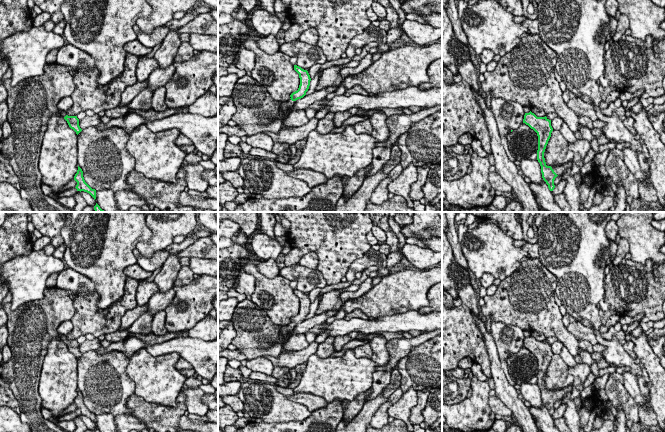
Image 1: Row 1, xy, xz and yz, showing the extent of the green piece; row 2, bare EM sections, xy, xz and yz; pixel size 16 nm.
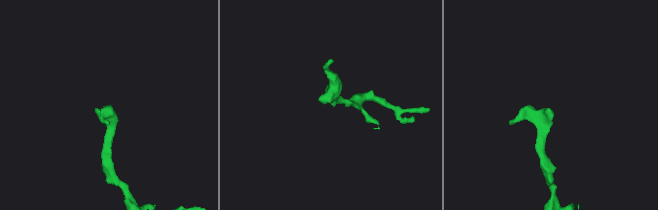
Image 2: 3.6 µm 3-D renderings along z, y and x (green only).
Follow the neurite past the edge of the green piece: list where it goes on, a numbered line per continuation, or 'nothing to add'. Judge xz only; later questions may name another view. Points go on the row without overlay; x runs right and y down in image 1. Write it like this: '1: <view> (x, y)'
1: xz (285, 329)

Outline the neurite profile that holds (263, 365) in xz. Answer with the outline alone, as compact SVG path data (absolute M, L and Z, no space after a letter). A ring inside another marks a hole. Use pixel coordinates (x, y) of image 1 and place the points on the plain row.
M257 357L247 360L246 367L251 371L260 372L266 375L272 375L274 366L272 362L265 357Z

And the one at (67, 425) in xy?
M73 420L59 421L57 424L60 428L68 432L74 432L74 430L76 429Z

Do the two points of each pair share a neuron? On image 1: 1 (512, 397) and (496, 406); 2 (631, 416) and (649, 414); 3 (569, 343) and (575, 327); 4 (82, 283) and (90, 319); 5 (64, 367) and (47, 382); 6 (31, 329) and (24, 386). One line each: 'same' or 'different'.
1: different
2: different
3: different
4: same
5: same
6: same

